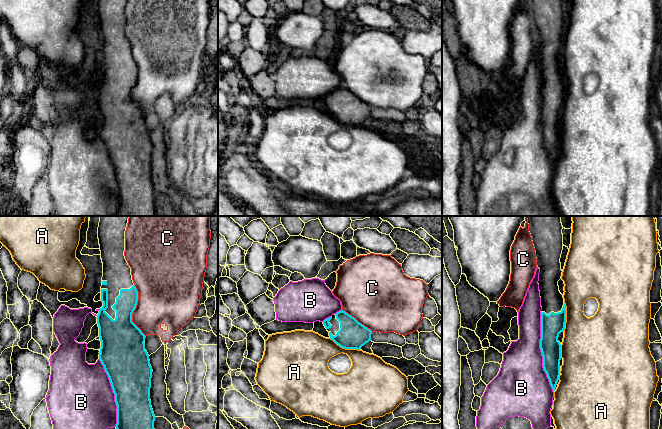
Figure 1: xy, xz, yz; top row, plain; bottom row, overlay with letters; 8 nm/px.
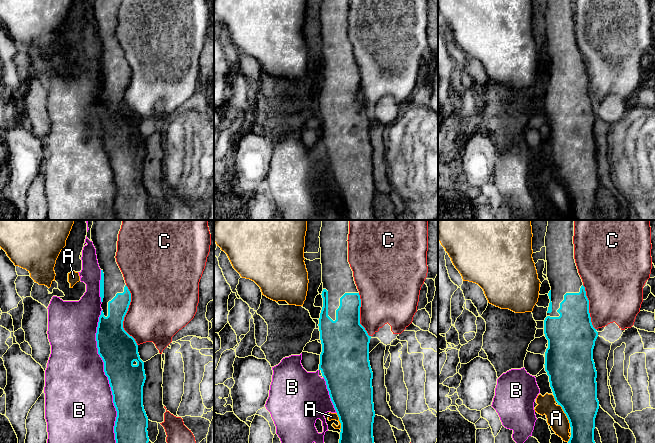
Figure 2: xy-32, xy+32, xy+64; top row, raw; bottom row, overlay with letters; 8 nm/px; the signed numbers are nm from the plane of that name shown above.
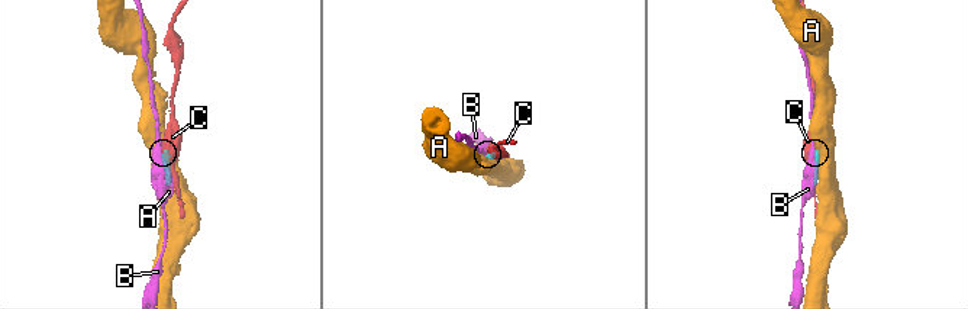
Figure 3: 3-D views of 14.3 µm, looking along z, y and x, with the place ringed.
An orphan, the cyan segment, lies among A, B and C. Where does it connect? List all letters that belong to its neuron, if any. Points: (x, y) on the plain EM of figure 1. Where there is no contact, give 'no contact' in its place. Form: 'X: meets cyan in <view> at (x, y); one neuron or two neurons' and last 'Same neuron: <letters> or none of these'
A: meets cyan in xz at (344, 123); two neurons
B: meets cyan in yz at (541, 127); two neurons
C: meets cyan in xy at (134, 85); two neurons
Same neuron: none of these

